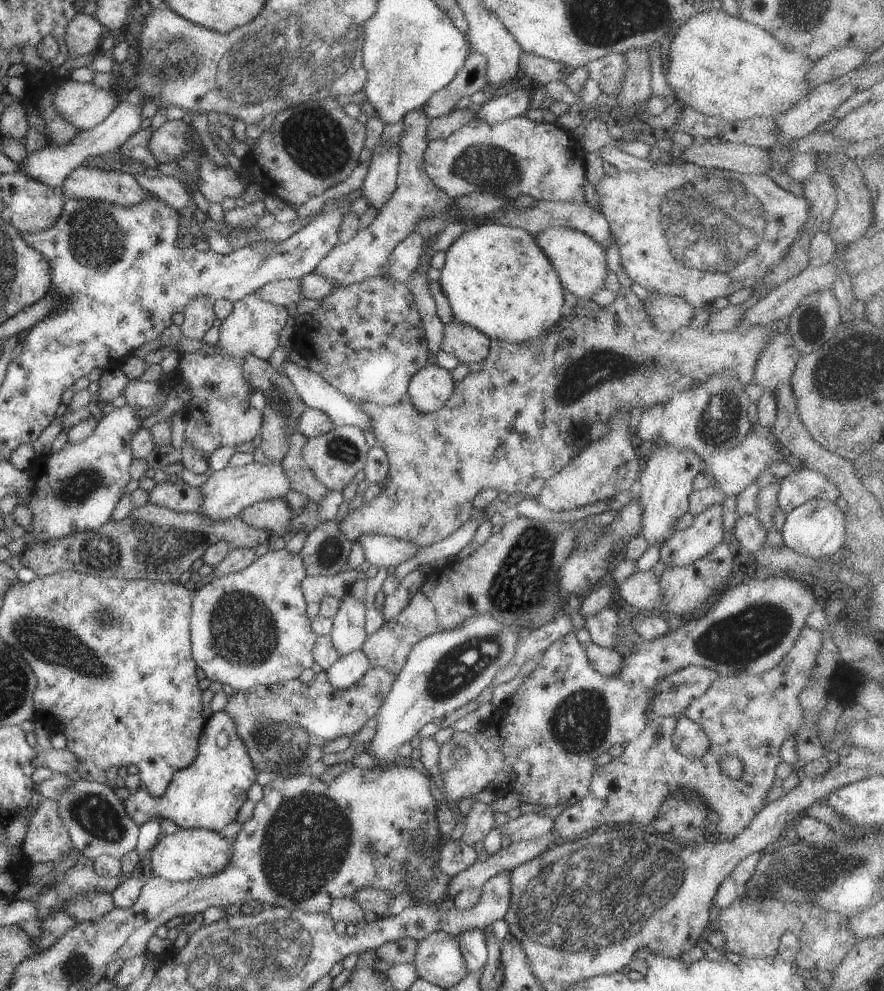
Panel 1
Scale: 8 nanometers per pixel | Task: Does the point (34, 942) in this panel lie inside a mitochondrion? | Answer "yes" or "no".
no

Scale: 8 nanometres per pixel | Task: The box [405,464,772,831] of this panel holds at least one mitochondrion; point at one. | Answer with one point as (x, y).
(524, 579)

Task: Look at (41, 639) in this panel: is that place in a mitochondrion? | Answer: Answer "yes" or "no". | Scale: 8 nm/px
yes

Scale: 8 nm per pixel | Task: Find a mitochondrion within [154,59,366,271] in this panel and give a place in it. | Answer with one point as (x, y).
(314, 139)

